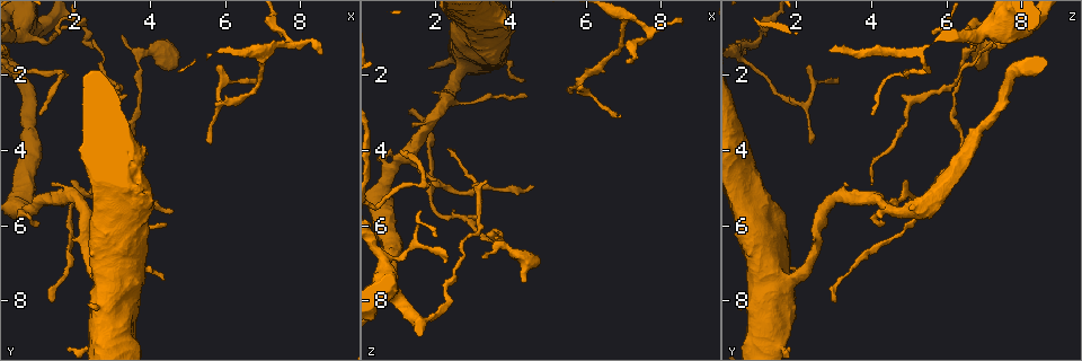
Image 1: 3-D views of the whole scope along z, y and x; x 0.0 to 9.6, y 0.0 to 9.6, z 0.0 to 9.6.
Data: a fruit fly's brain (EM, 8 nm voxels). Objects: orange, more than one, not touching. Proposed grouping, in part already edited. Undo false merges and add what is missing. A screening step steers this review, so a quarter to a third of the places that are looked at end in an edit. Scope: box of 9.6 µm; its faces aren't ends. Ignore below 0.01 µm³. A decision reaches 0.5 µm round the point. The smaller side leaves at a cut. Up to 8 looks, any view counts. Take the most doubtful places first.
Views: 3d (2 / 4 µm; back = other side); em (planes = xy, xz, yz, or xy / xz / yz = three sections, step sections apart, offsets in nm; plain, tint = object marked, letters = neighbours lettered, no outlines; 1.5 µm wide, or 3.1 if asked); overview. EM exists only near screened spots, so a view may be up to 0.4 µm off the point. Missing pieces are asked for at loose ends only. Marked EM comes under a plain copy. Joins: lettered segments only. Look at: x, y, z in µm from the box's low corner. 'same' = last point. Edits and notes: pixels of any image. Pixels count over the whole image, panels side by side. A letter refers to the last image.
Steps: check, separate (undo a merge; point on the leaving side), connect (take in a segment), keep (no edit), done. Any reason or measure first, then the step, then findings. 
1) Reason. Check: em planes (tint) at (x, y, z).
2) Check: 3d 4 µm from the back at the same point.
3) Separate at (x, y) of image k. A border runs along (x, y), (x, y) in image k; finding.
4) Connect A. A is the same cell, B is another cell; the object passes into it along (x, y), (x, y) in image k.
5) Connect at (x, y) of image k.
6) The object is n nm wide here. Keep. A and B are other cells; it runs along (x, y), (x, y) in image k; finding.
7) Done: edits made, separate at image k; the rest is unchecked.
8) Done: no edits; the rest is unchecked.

Tapers out. Check: 3d 2 µm at (6.95, 2.15, 3.15).

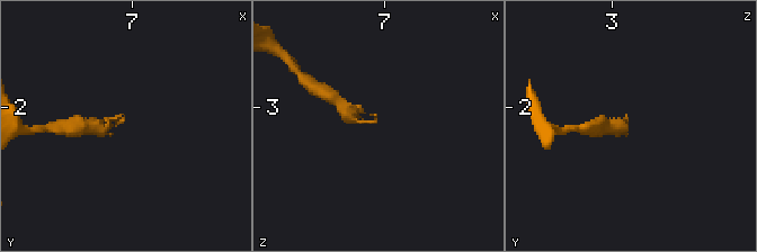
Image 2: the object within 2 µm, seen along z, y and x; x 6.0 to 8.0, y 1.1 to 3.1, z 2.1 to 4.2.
Check: em planes (tint) at (6.94, 2.08, 3.08).

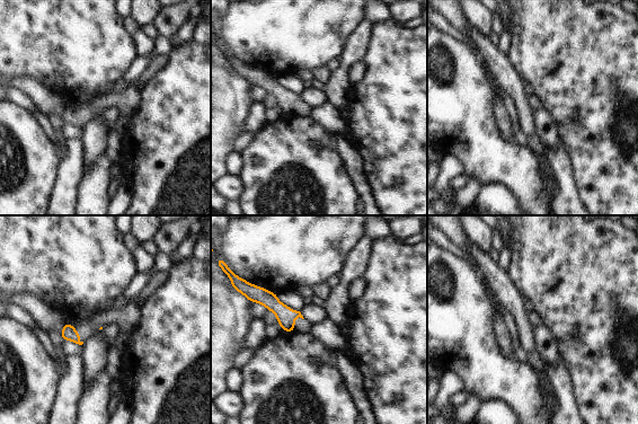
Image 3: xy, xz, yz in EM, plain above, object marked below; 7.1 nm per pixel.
Check: em planes (letters) at the same point.

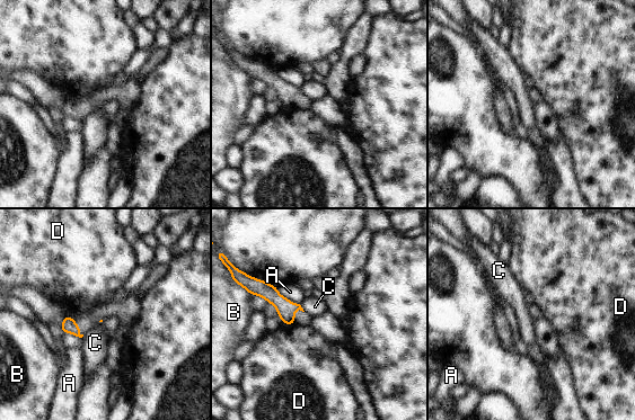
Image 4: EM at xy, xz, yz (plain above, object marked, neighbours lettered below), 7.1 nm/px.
Keep. A, B, C and D are other cells; a border runs along (299, 304), (305, 311) in image 4; none of them fits.

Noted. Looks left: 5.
Free end. Check: em xy step 4 (letters) at (8.65, 1.45, 0.65).

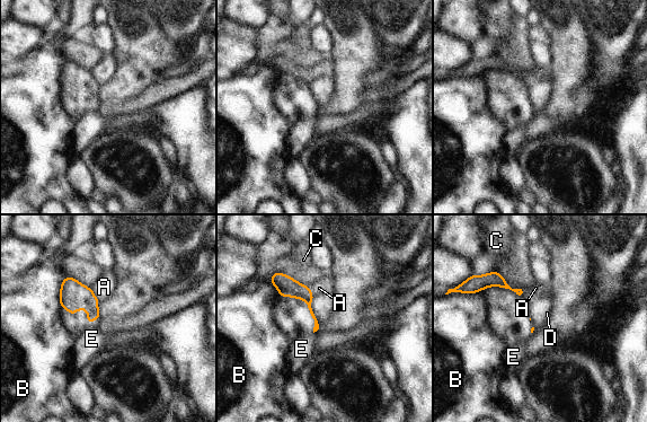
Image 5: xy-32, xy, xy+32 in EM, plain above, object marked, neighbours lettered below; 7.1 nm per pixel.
Keep. A, B, C, D and E are other cells; a border runs along (312, 298), (311, 310), (319, 325) in image 5; none of them fits.

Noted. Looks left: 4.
An open end. Check: 3d 4 µm at (4.35, 1.10, 7.45).

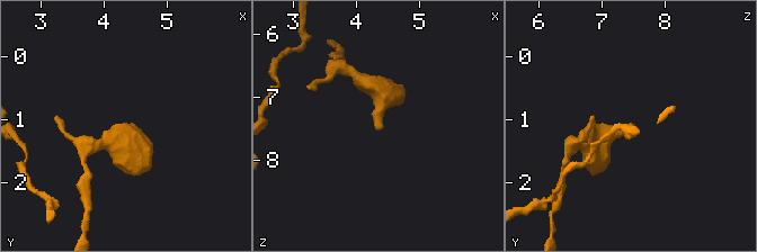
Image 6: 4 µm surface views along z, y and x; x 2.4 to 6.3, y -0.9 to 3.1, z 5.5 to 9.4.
Need the tissue. Check: em planes (tint) at (4.40, 1.05, 7.45).

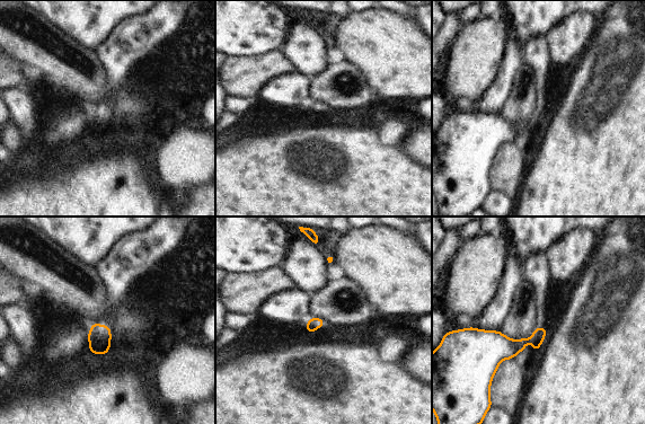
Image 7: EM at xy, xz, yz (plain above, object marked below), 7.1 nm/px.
What lies round it. Check: em planes (letters) at the same point.

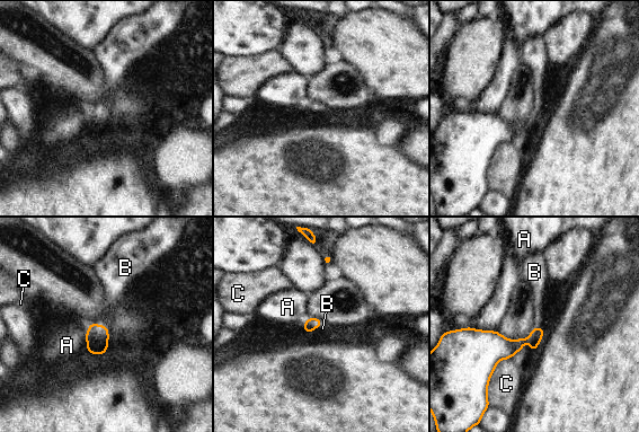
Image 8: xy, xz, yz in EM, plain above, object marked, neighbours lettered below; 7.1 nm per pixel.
Connect B. B is the same cell, A and C are other cells; it goes on there.

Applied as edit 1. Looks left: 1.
Done: edits made, connect at image 8; the rest is unchecked.

